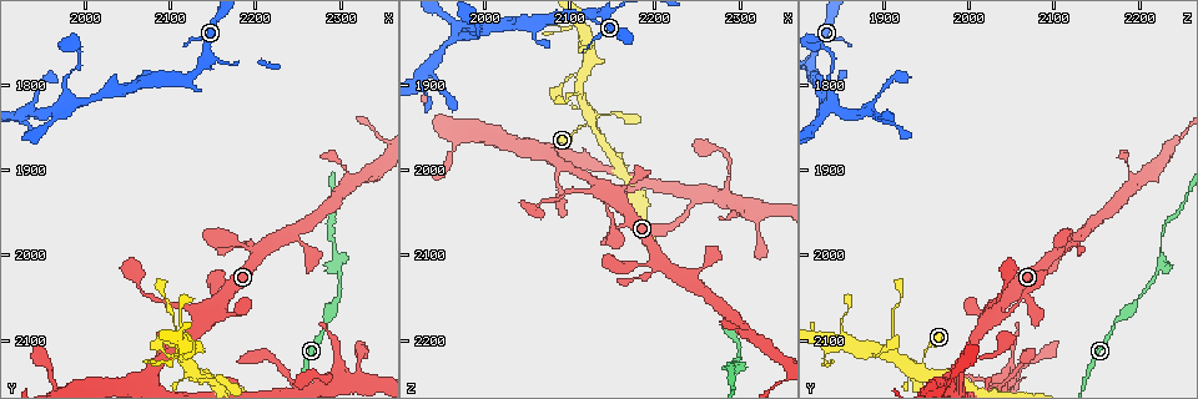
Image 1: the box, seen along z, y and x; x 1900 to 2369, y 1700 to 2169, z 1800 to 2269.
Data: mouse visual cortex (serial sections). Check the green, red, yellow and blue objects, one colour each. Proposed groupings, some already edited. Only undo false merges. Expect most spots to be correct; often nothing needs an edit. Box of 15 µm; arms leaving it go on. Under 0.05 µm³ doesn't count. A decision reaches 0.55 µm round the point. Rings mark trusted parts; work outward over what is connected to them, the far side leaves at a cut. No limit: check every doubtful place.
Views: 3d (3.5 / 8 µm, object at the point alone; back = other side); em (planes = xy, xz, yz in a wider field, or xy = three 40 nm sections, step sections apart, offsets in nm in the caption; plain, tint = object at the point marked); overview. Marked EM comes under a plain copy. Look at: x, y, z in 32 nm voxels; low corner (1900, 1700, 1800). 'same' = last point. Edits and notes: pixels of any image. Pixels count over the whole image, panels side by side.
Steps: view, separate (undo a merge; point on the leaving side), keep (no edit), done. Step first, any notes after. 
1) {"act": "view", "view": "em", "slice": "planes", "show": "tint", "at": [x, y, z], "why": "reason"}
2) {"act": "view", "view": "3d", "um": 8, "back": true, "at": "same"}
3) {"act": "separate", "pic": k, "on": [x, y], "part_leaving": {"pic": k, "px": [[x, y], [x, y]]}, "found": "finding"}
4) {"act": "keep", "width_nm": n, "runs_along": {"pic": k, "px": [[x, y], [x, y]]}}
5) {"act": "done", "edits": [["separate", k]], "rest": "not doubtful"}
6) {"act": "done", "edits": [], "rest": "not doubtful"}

{"act": "view", "view": "3d", "um": 3.5, "back": true, "at": [2295, 1975, 2225], "why": "narrows sharply"}

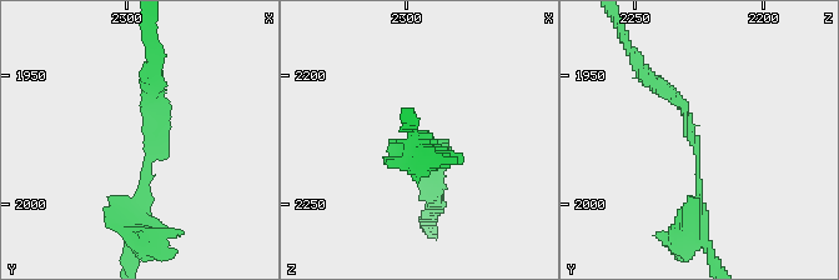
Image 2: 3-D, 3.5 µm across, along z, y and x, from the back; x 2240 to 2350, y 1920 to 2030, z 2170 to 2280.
{"act": "keep", "arm_widths_nm": [150, 200], "found": "all the same cell"}

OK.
{"act": "view", "view": "3d", "um": 8, "at": [1975, 1825, 1840], "why": "four arms meet"}

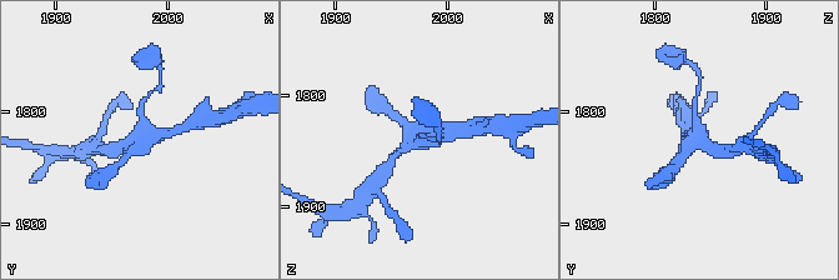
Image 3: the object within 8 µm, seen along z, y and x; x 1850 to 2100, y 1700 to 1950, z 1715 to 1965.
{"act": "view", "view": "em", "slice": "xy", "step": 5, "show": "tint", "at": [1976, 1826, 1842]}

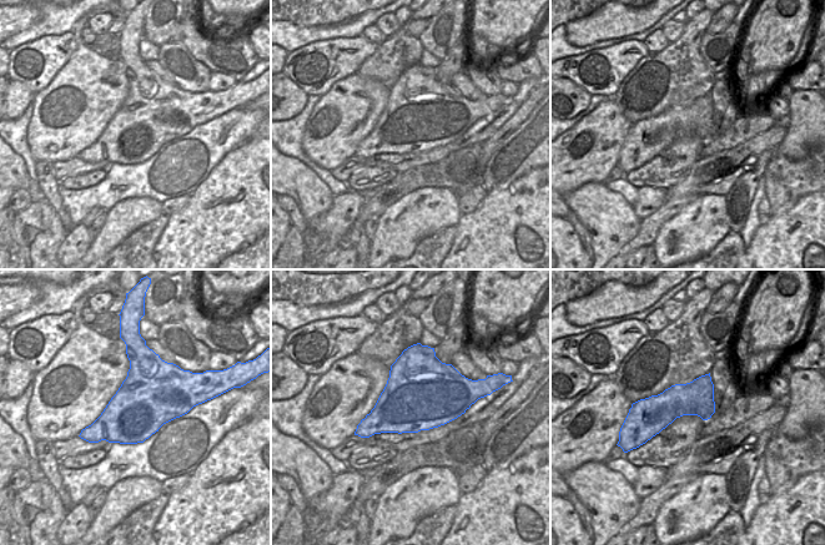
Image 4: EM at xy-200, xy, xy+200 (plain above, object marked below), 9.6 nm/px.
{"act": "keep", "found": "continuous, no second cell"}

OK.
{"act": "view", "view": "em", "slice": "xy", "step": 3, "show": "tint", "at": [2125, 2130, 1940], "why": "abrupt turn"}

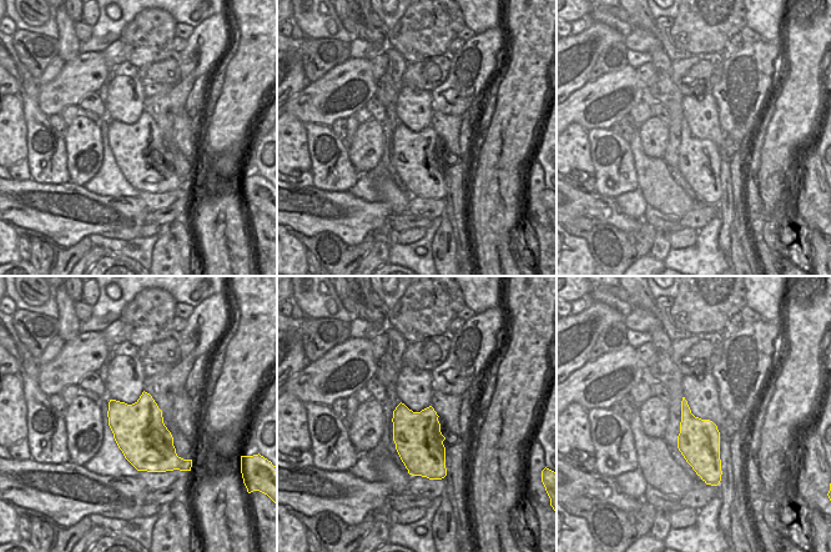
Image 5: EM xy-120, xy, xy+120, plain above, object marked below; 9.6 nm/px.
{"act": "view", "view": "3d", "um": 3.5, "at": "same", "why": "wider look"}

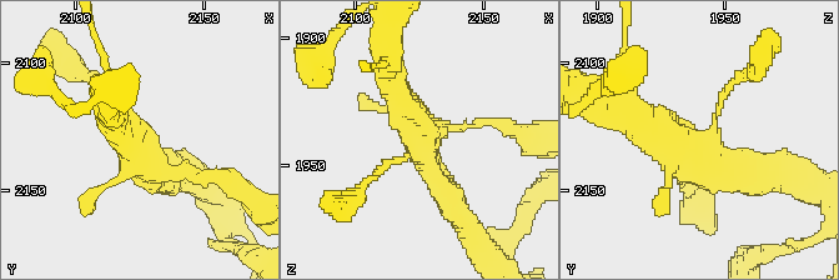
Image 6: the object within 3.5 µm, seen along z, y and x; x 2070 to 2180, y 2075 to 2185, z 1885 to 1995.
{"act": "keep", "runs_along": {"pic": 6, "px": [[95, 85], [145, 170], [172, 174]]}, "found": "one cell here"}

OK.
{"act": "done", "edits": [], "rest": "not doubtful"}

